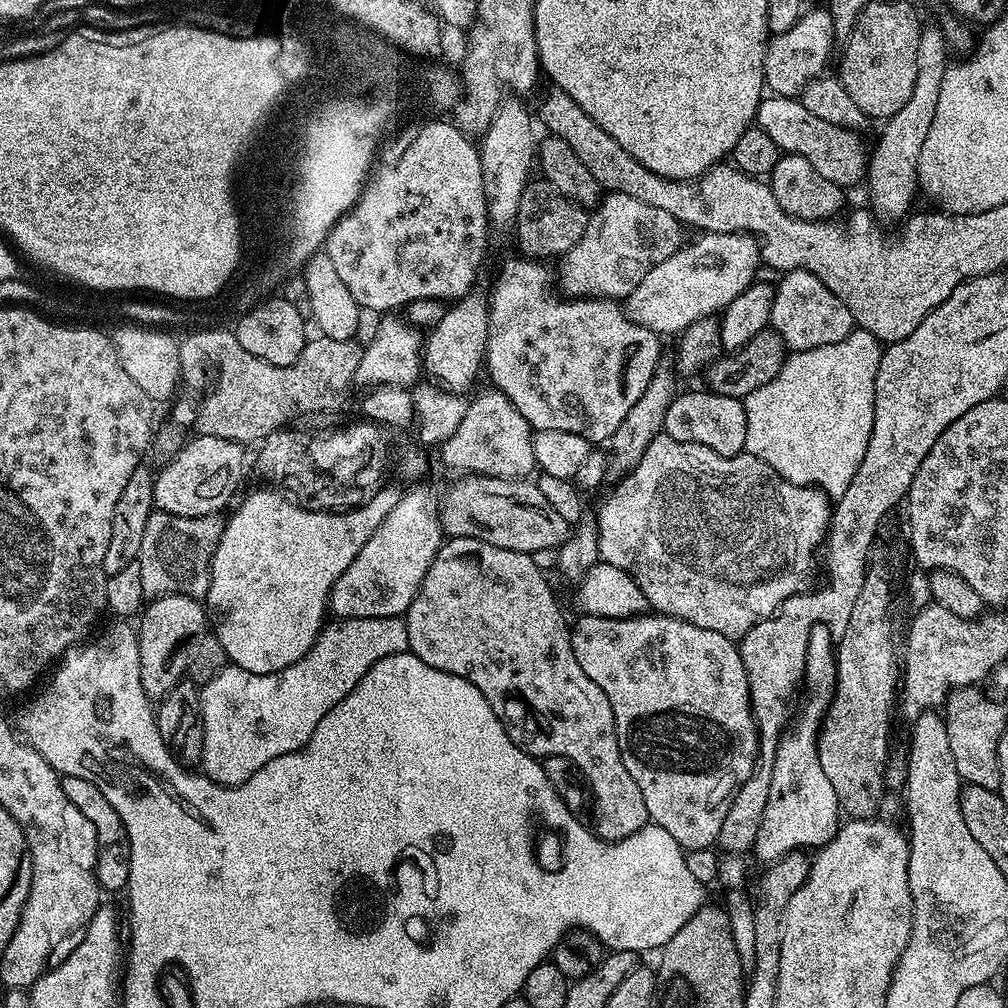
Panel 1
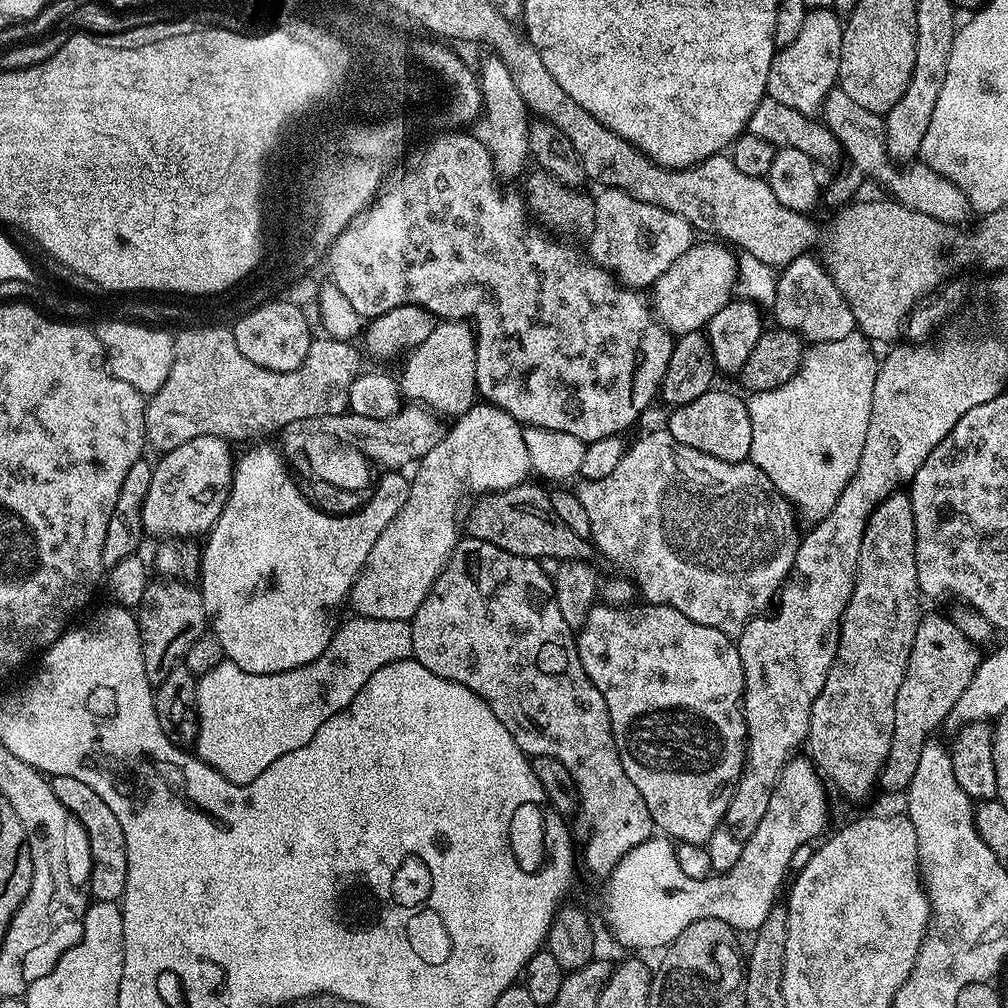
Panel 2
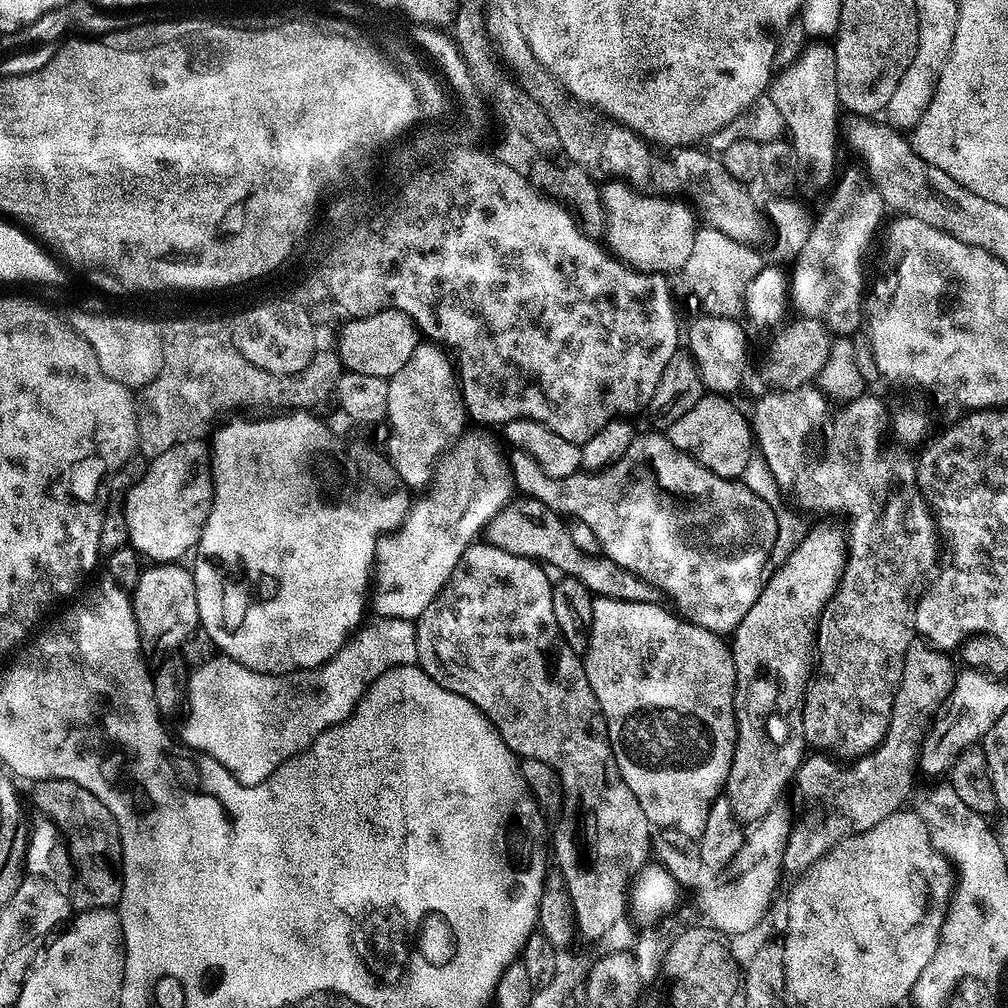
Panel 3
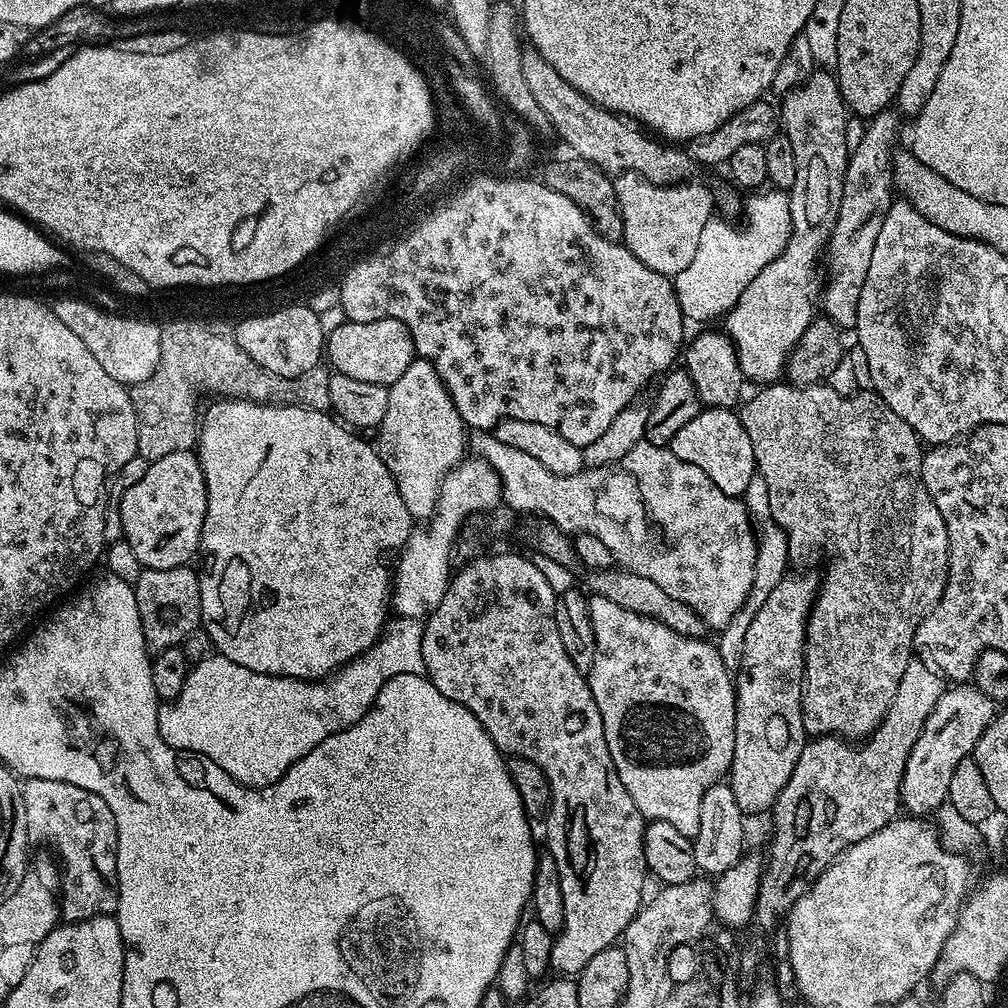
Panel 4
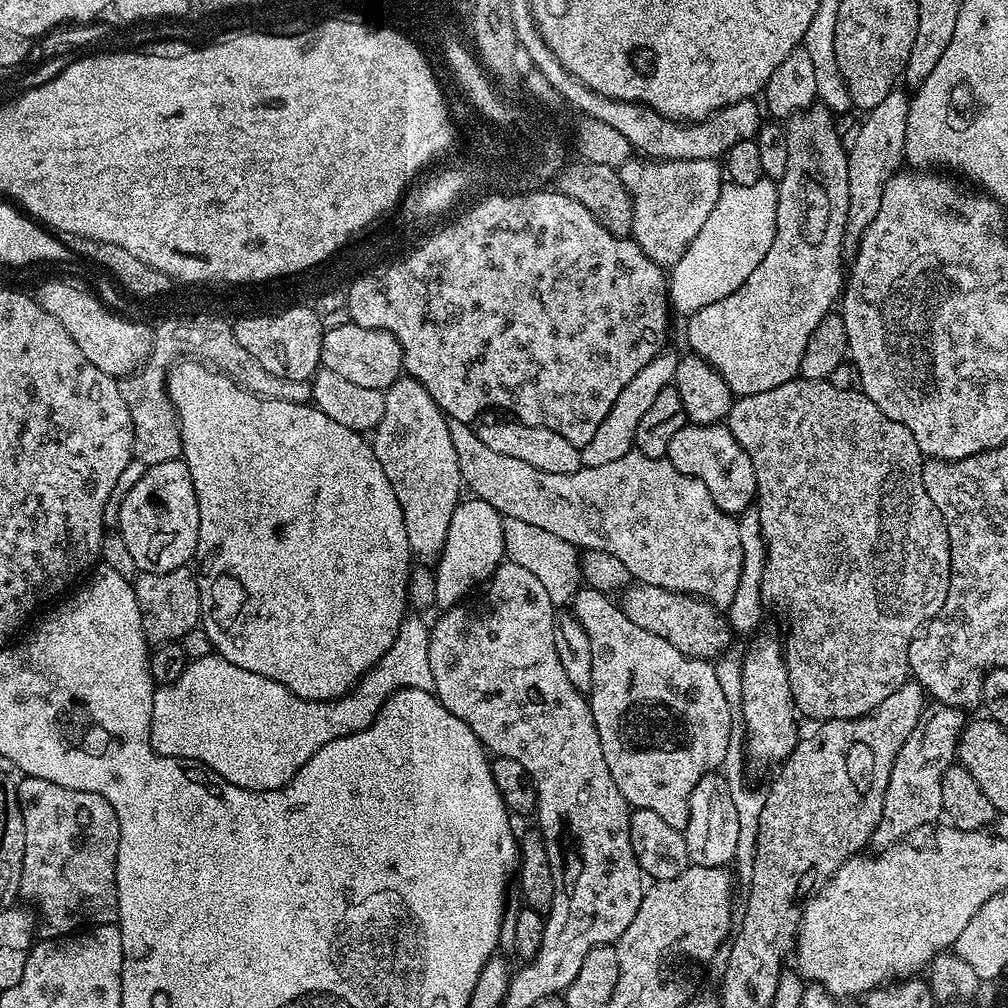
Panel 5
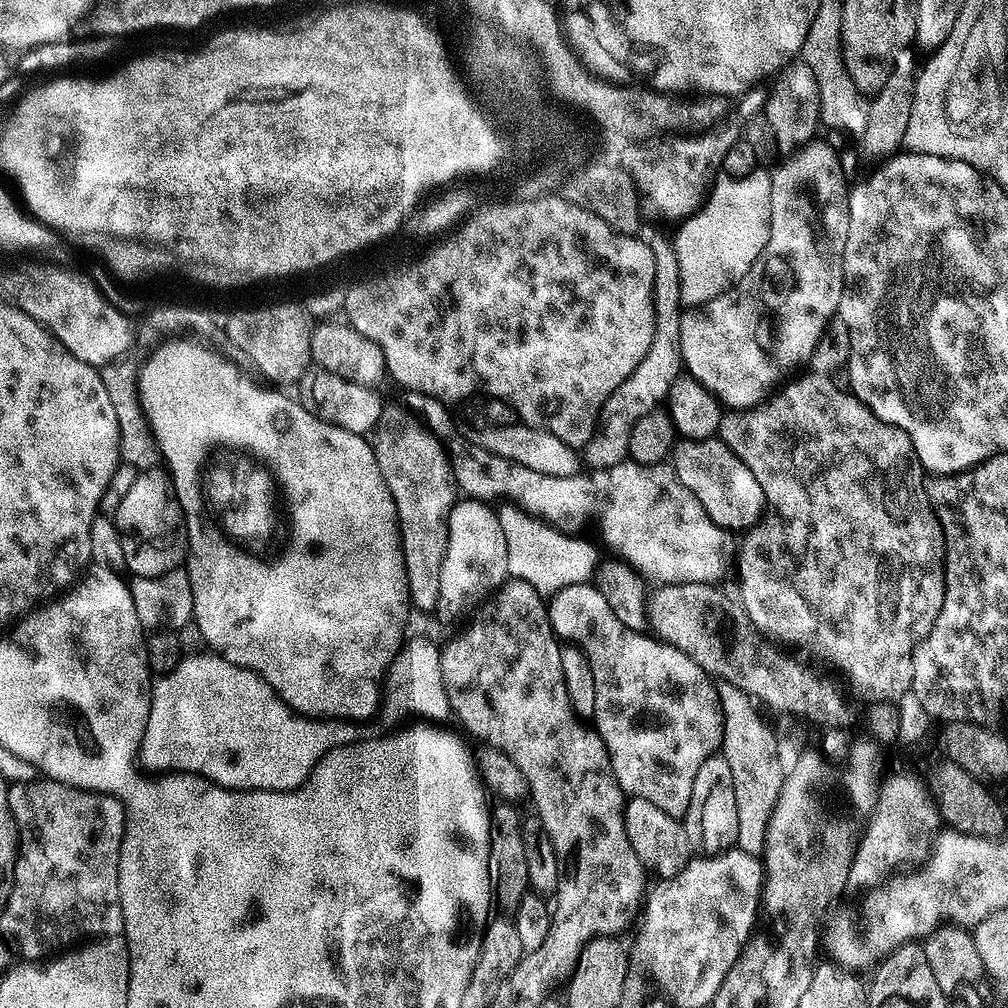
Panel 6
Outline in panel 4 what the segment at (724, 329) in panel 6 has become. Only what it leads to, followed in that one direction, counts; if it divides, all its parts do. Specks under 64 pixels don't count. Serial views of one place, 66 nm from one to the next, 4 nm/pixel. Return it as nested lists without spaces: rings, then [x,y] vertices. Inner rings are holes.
[[[816,70],[811,73],[799,86],[792,88],[790,92],[783,97],[784,100],[778,104],[778,116],[782,121],[783,135],[787,136],[790,146],[792,147],[792,162],[794,165],[794,179],[790,189],[790,203],[786,209],[787,215],[792,215],[790,219],[790,239],[784,245],[784,251],[780,255],[775,256],[768,265],[765,266],[758,274],[758,278],[754,278],[754,282],[750,282],[750,286],[746,286],[746,290],[742,294],[742,298],[738,298],[738,302],[734,307],[728,311],[726,315],[726,322],[728,322],[728,329],[726,335],[732,341],[732,345],[736,347],[736,357],[740,363],[740,373],[744,375],[745,381],[757,380],[757,385],[767,386],[773,382],[781,379],[784,366],[788,363],[788,355],[792,352],[792,348],[796,345],[798,338],[802,336],[806,330],[806,326],[810,326],[810,322],[814,319],[814,311],[812,312],[812,294],[808,288],[812,270],[816,262],[816,258],[822,247],[826,242],[826,229],[831,225],[835,215],[836,208],[840,205],[840,198],[842,196],[842,186],[844,185],[844,175],[846,174],[846,166],[848,165],[848,158],[850,155],[850,140],[848,144],[848,136],[844,133],[844,116],[846,117],[846,109],[844,101],[840,98],[840,87],[836,84],[836,79],[833,73],[828,70]]]

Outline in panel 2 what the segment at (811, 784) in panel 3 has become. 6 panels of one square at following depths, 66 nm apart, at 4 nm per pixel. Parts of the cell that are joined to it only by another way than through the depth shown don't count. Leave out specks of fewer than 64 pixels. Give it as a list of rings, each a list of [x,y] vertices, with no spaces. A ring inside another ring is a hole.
[[[925,615],[921,619],[914,634],[906,674],[898,686],[898,698],[894,702],[894,738],[890,752],[886,754],[884,768],[880,771],[879,787],[900,793],[907,789],[918,767],[922,746],[929,743],[928,734],[943,725],[948,709],[958,702],[962,690],[966,690],[970,678],[976,673],[982,659],[981,653],[976,652],[979,652],[977,645],[967,640],[947,615]]]

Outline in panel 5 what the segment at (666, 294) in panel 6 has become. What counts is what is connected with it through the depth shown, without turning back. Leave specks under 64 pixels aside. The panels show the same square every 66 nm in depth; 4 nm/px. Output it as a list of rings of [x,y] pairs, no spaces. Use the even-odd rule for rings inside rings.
[[[665,350],[659,352],[649,364],[642,366],[642,370],[638,370],[635,378],[626,385],[626,390],[618,394],[618,402],[614,402],[610,414],[602,418],[602,426],[598,426],[598,434],[594,434],[594,438],[590,438],[590,442],[586,442],[580,448],[580,463],[583,467],[606,466],[609,462],[614,462],[617,458],[625,456],[627,452],[633,451],[638,422],[645,417],[646,410],[654,405],[654,398],[657,398],[663,388],[675,381],[677,359],[677,353]]]

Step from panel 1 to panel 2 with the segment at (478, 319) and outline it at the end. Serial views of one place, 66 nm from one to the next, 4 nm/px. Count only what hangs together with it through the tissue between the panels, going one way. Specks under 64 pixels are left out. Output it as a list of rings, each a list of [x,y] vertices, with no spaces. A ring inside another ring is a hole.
[[[468,320],[437,323],[429,338],[408,352],[404,361],[404,373],[398,376],[401,393],[435,412],[437,417],[464,416],[477,403],[476,334]]]

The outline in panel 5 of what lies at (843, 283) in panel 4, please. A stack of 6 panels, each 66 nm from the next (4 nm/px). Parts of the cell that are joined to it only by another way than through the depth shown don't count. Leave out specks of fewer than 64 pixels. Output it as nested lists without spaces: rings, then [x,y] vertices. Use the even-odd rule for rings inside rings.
[[[893,90],[878,102],[878,106],[867,109],[864,121],[856,132],[848,153],[848,185],[850,186],[850,207],[848,207],[847,239],[859,241],[861,234],[870,222],[874,222],[874,214],[878,214],[878,206],[882,206],[882,190],[886,190],[886,182],[905,163],[904,143],[906,142],[906,122],[908,121],[909,93]]]

